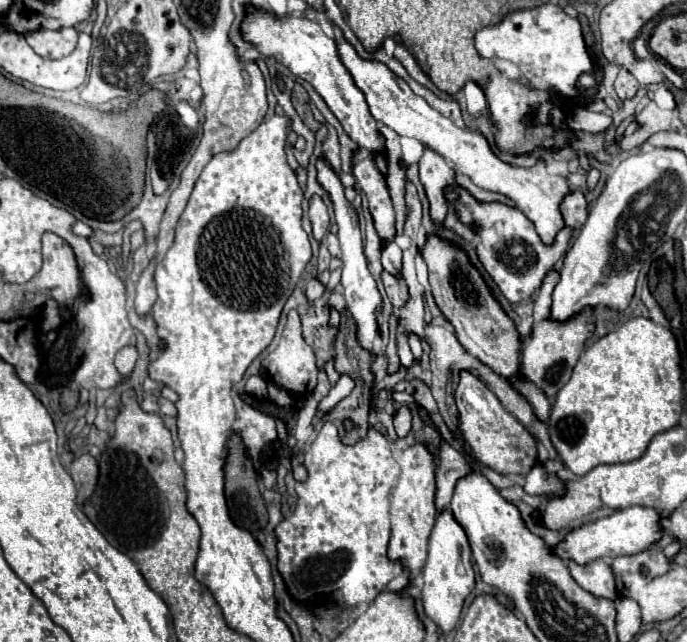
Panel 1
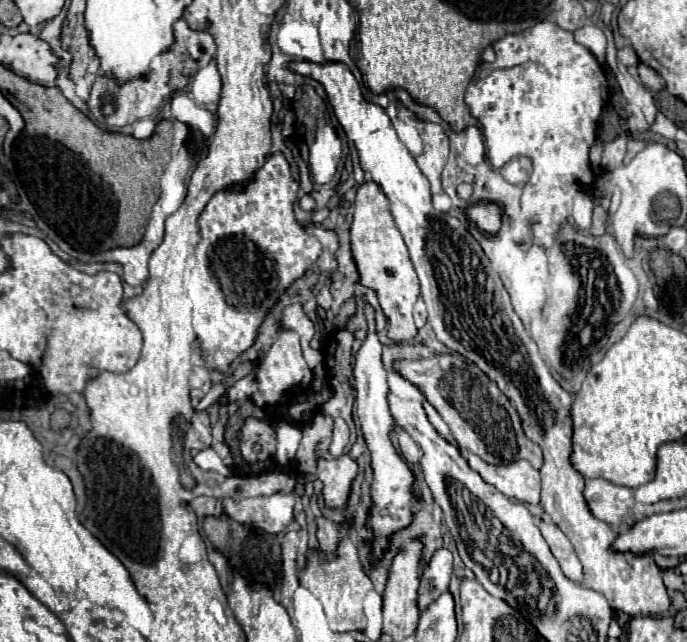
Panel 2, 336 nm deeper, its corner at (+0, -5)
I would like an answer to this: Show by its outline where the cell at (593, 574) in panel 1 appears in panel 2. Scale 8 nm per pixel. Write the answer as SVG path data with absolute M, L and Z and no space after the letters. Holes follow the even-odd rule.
M540 522L540 532L542 536L546 538L552 554L556 556L562 572L572 580L572 582L582 582L584 578L584 570L582 570L582 564L574 552L574 546L570 544L568 536L552 522Z

